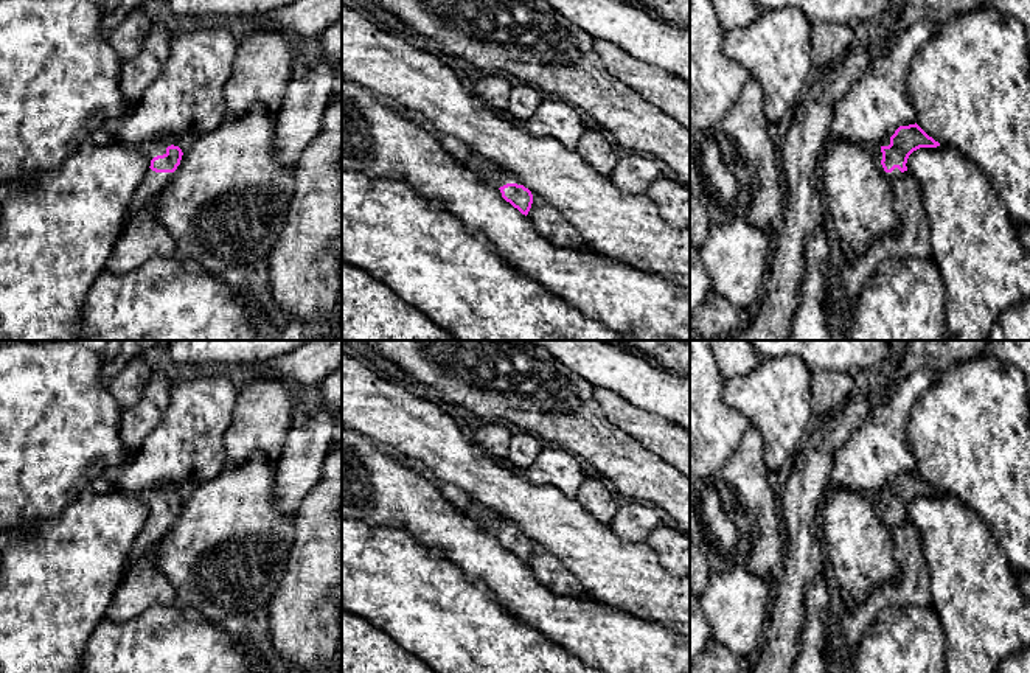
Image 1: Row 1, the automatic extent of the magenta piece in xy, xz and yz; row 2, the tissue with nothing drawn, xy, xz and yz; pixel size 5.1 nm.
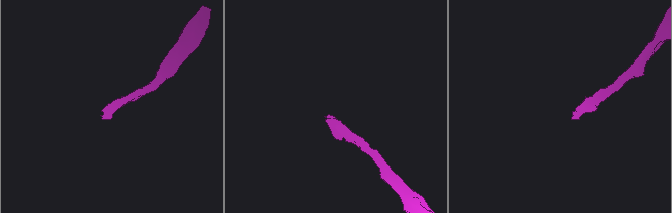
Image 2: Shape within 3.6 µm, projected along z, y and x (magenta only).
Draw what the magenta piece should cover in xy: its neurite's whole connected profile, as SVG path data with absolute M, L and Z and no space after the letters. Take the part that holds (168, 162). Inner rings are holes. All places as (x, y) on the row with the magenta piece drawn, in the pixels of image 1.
M165 137L149 146L146 151L149 157L148 173L137 188L129 210L126 213L124 225L127 221L152 197L160 193L160 190L171 180L174 171L180 165L182 149L177 146L176 138Z

